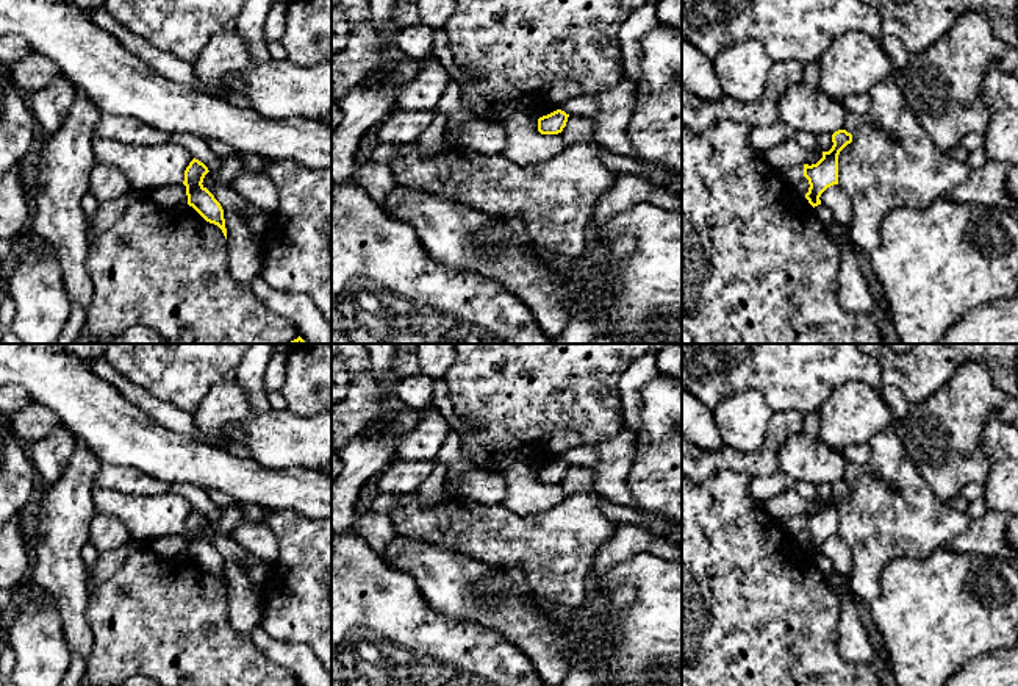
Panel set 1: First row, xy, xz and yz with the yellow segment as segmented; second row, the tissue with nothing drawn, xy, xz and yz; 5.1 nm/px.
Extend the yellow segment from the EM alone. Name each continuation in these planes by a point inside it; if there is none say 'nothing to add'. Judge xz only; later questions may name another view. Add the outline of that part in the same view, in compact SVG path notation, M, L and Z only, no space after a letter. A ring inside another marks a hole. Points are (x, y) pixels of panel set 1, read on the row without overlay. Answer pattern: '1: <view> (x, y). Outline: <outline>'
nothing to add

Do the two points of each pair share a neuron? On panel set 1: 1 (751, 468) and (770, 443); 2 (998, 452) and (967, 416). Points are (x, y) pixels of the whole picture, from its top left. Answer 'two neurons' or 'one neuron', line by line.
1: one neuron
2: two neurons

